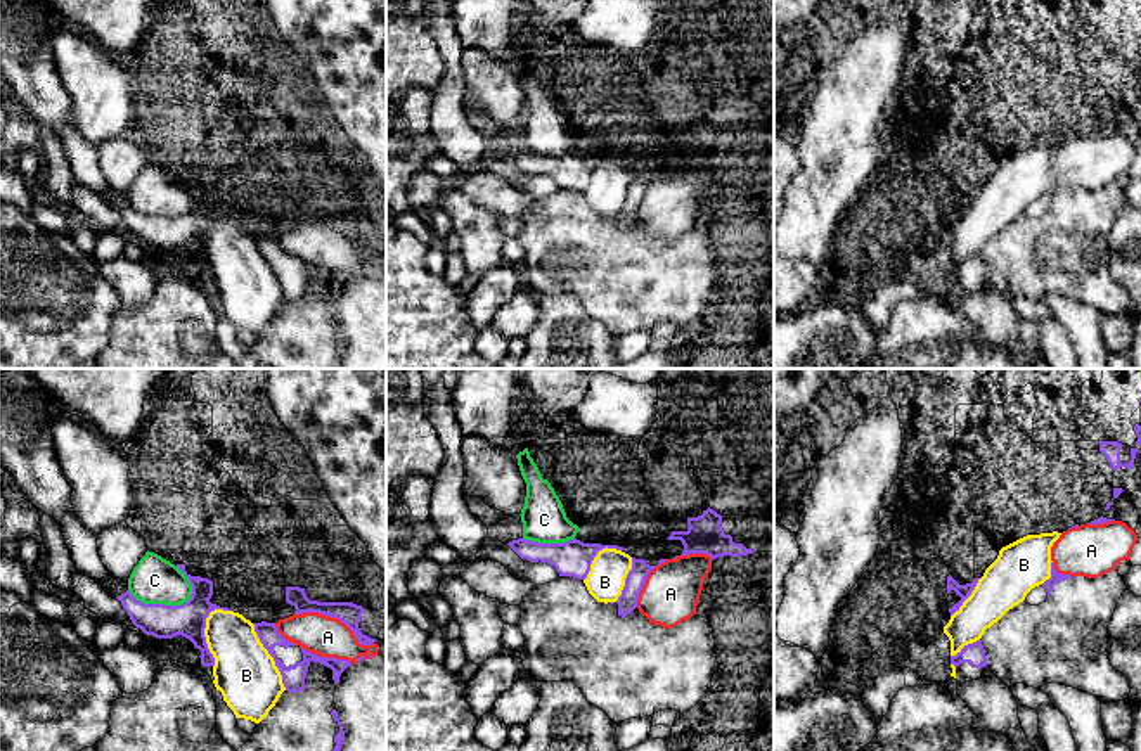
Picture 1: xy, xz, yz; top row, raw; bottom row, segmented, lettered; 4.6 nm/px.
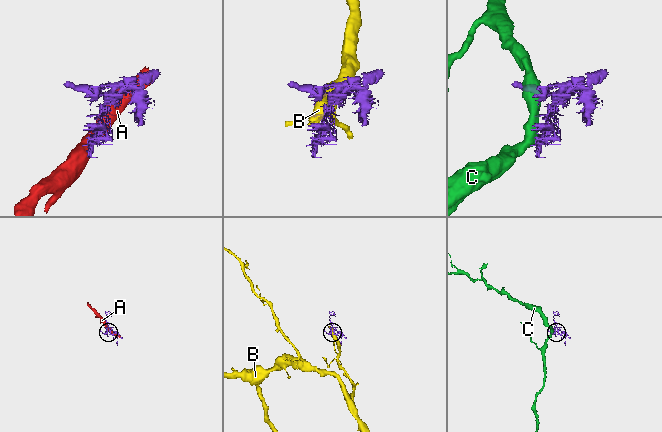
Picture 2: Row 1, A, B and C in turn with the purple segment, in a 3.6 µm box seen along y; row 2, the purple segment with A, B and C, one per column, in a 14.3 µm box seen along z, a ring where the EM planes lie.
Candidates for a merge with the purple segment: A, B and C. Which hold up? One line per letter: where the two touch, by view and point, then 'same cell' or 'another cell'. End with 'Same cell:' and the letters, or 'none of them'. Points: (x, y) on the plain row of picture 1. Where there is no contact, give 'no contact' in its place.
A: xy (335, 229) | same cell
B: xy (203, 246) | another cell
C: xy (160, 217) | another cell
Same cell: A

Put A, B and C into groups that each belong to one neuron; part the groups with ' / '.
A / B / C

